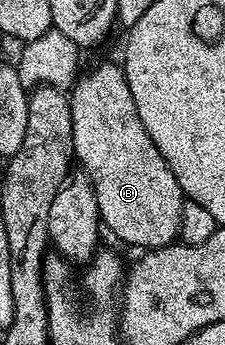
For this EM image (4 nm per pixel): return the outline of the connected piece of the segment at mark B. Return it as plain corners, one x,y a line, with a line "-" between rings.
102,63
87,75
79,74
69,97
74,157
96,193
98,218
105,230
116,233
123,244
142,247
138,249
170,246
182,230
184,196
136,113
125,70
119,64

